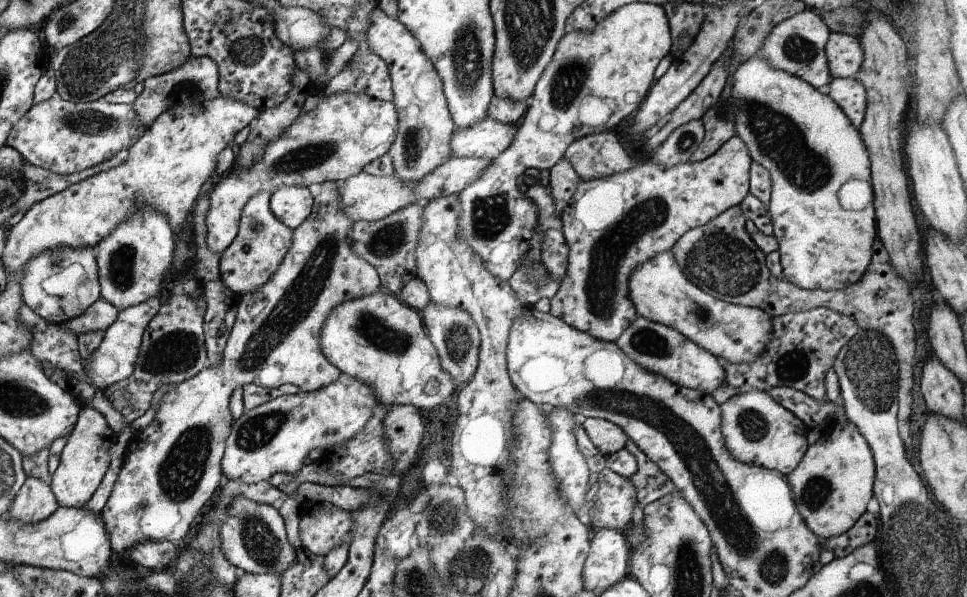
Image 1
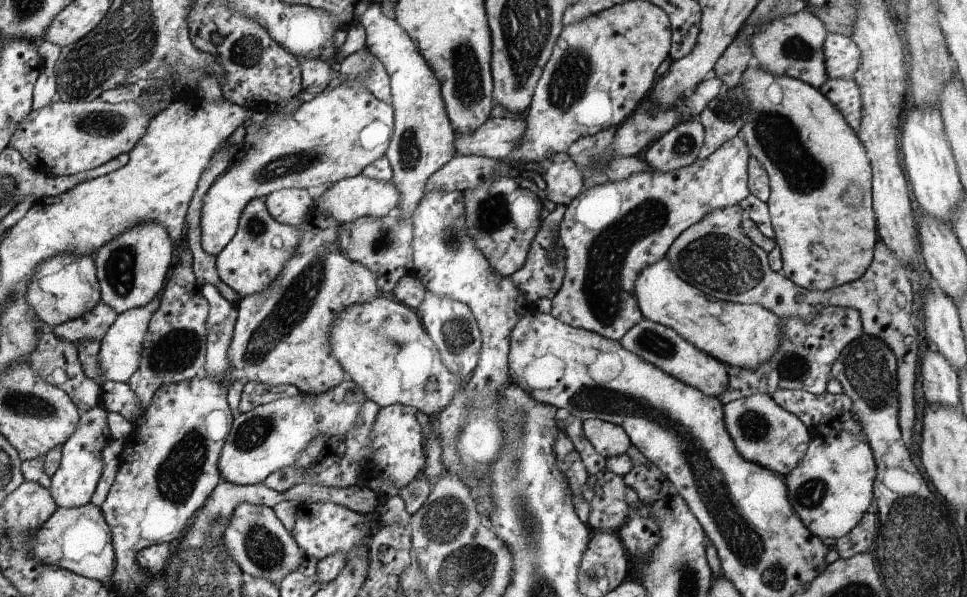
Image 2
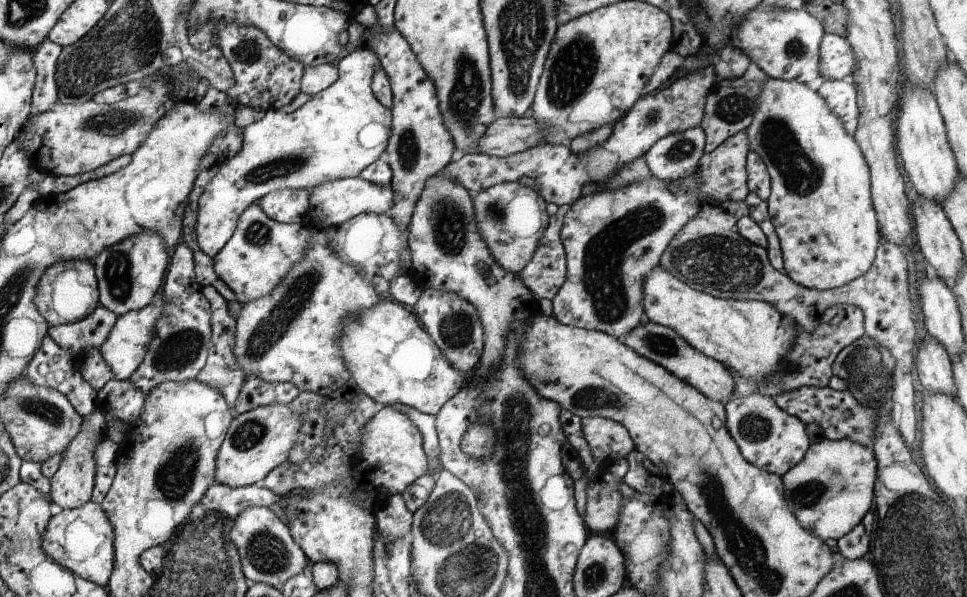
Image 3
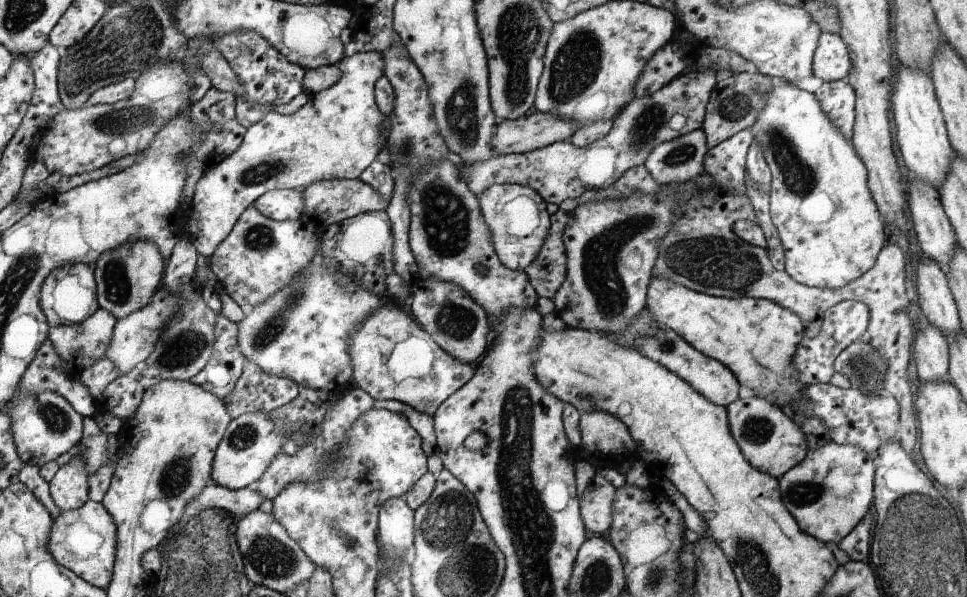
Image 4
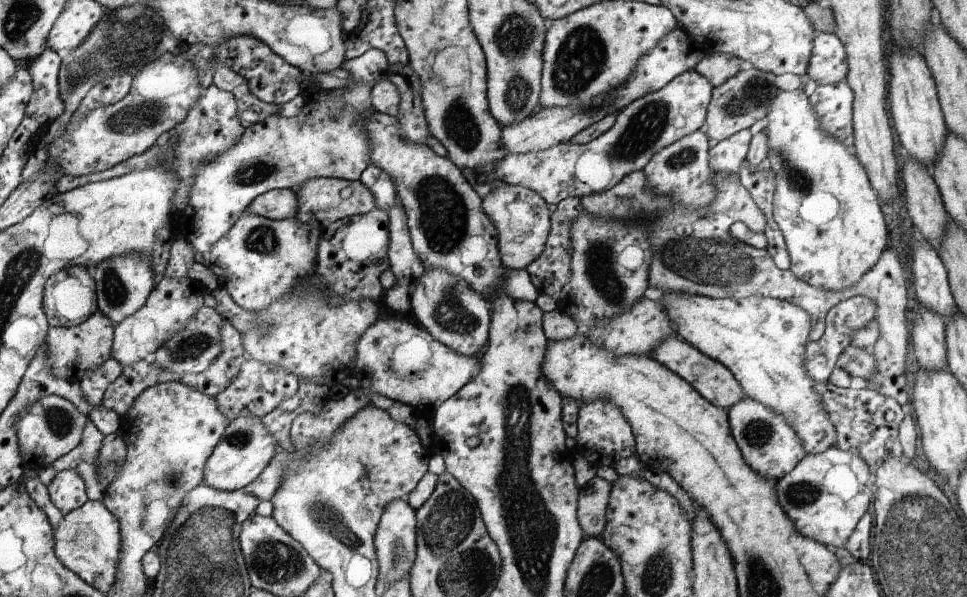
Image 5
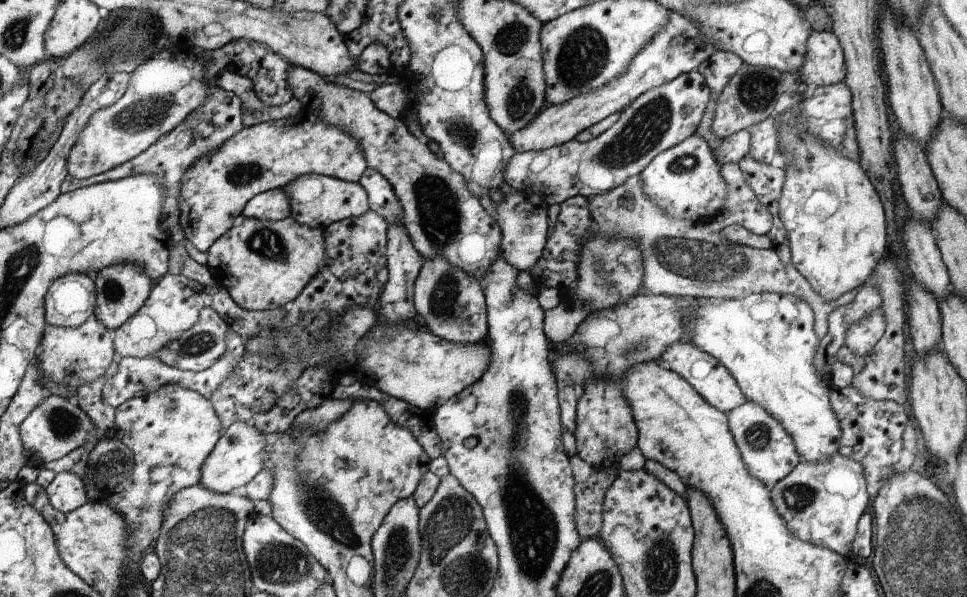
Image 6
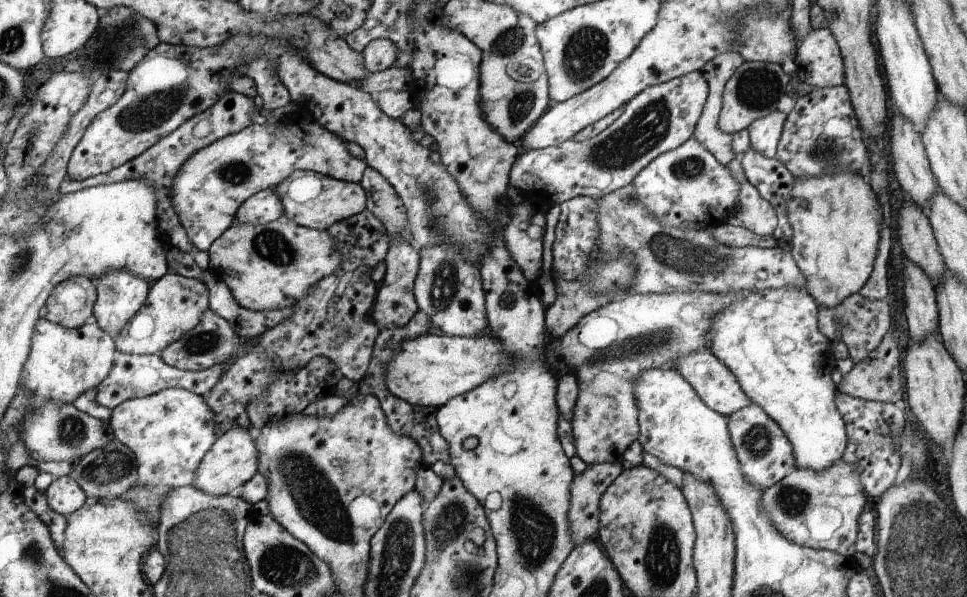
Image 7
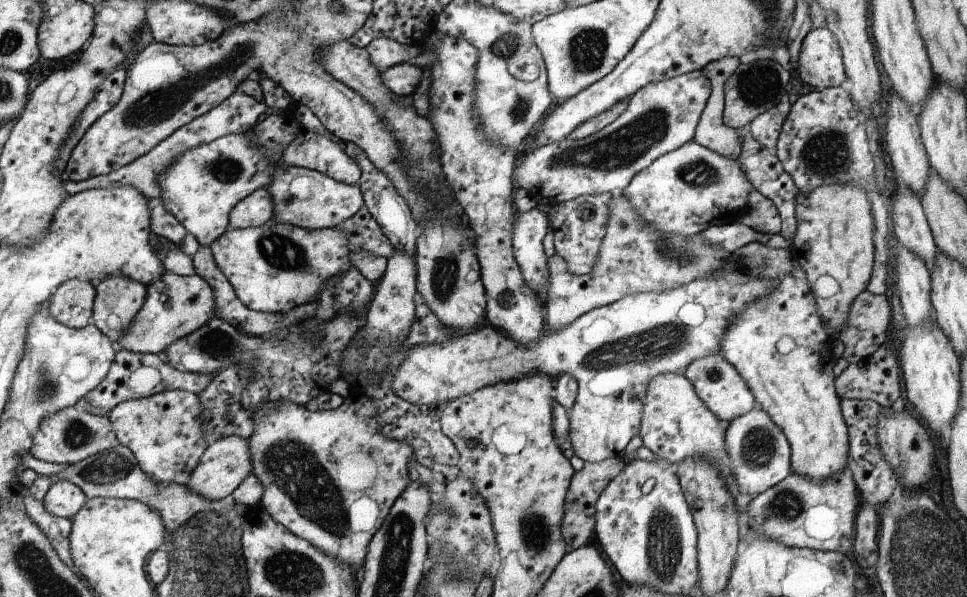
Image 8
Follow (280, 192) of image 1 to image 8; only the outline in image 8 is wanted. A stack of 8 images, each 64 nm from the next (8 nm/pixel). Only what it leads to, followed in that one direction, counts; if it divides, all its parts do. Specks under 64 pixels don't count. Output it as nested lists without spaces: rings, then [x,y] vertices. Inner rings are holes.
[[[259,189],[239,203],[229,215],[229,229],[263,226],[275,218],[273,197],[267,189]]]

